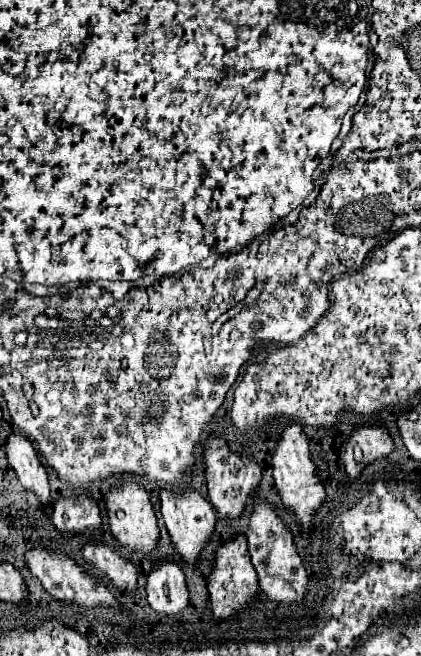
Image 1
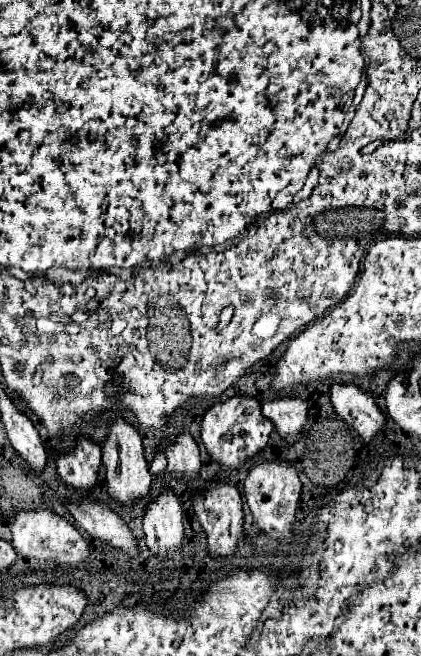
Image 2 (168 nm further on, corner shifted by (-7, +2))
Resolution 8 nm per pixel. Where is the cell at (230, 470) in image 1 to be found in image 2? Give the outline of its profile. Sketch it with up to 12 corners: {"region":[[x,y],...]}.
{"region":[[256,397],[202,415],[202,441],[224,469],[264,449],[274,425]]}

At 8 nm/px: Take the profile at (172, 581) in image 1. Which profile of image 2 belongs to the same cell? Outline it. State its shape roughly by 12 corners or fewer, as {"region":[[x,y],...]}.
{"region":[[162,487],[146,505],[146,545],[156,555],[182,545],[182,509]]}

